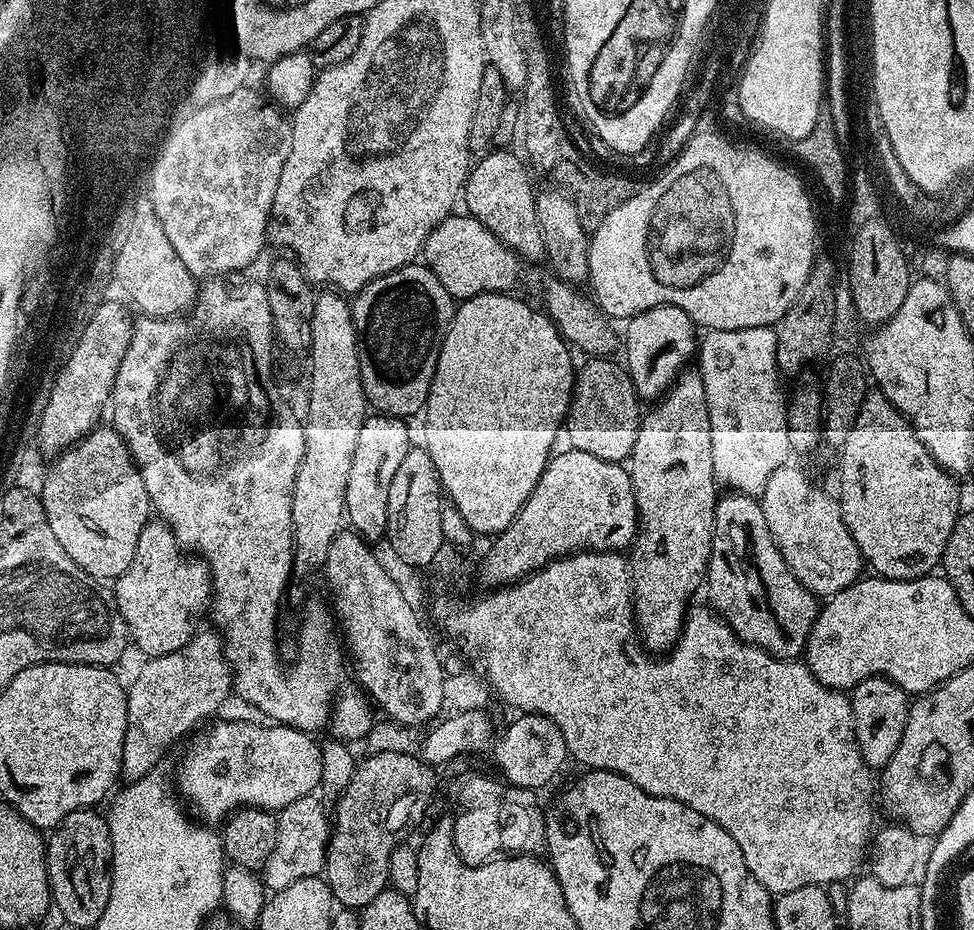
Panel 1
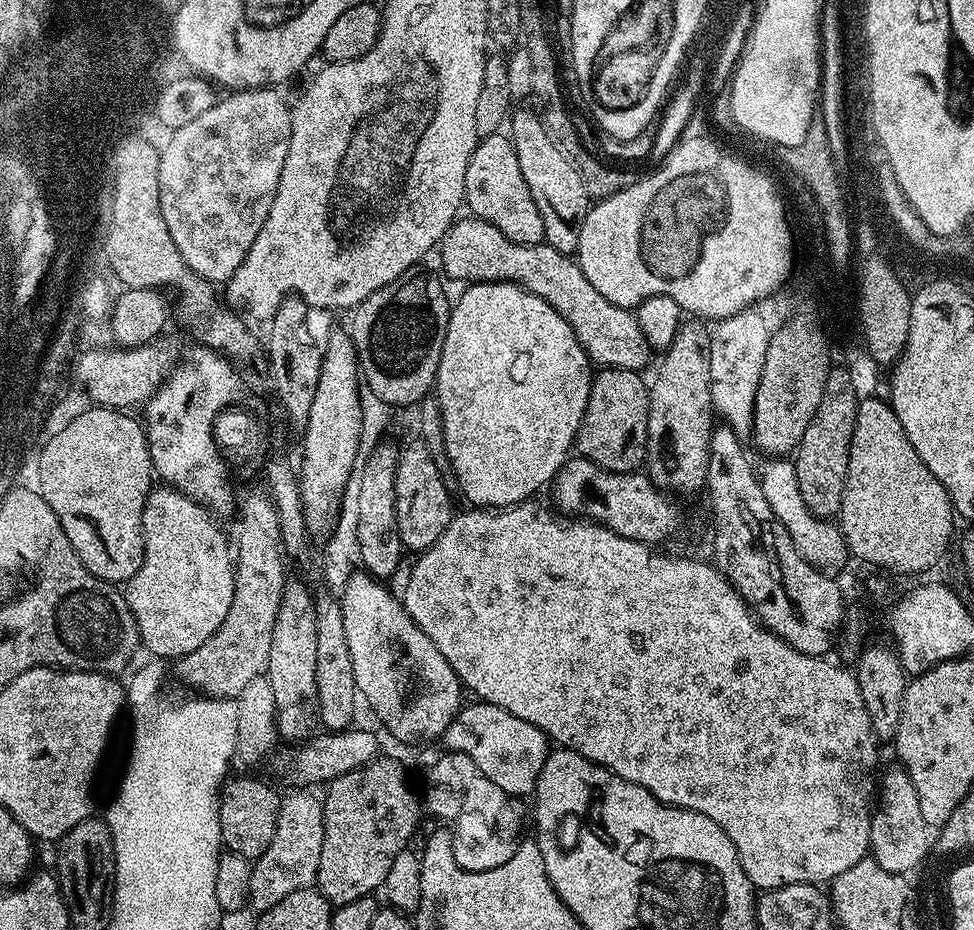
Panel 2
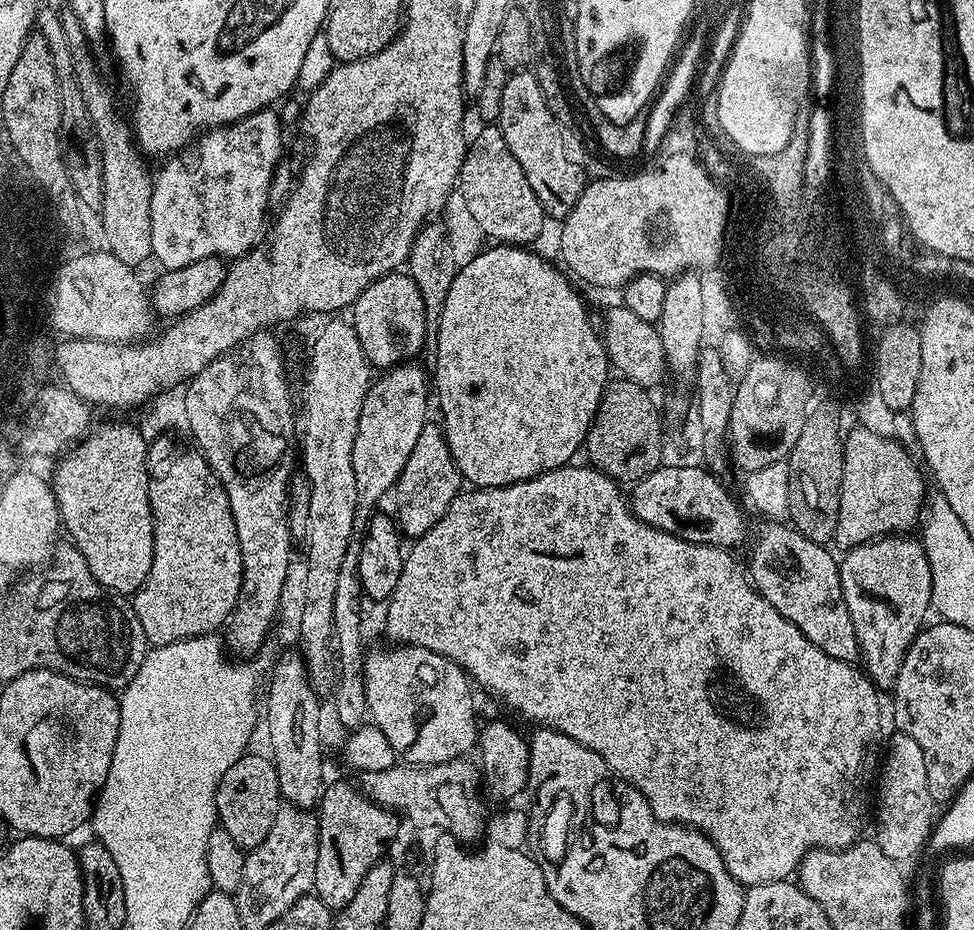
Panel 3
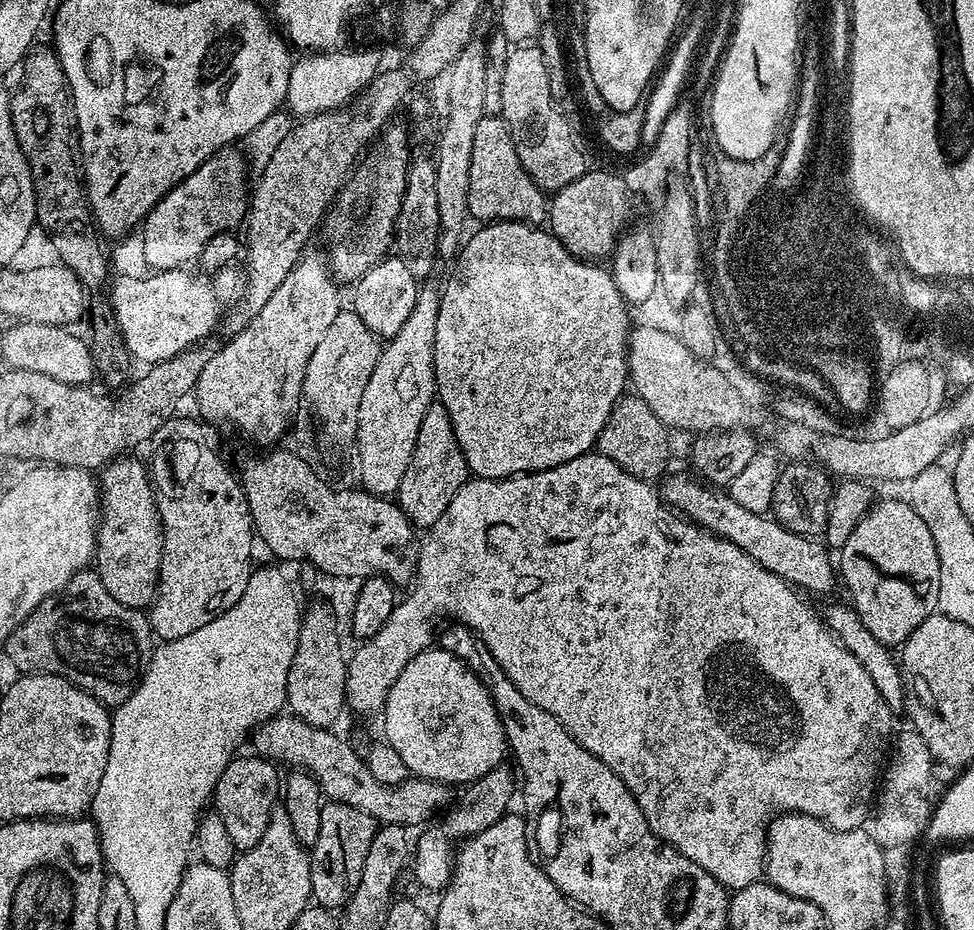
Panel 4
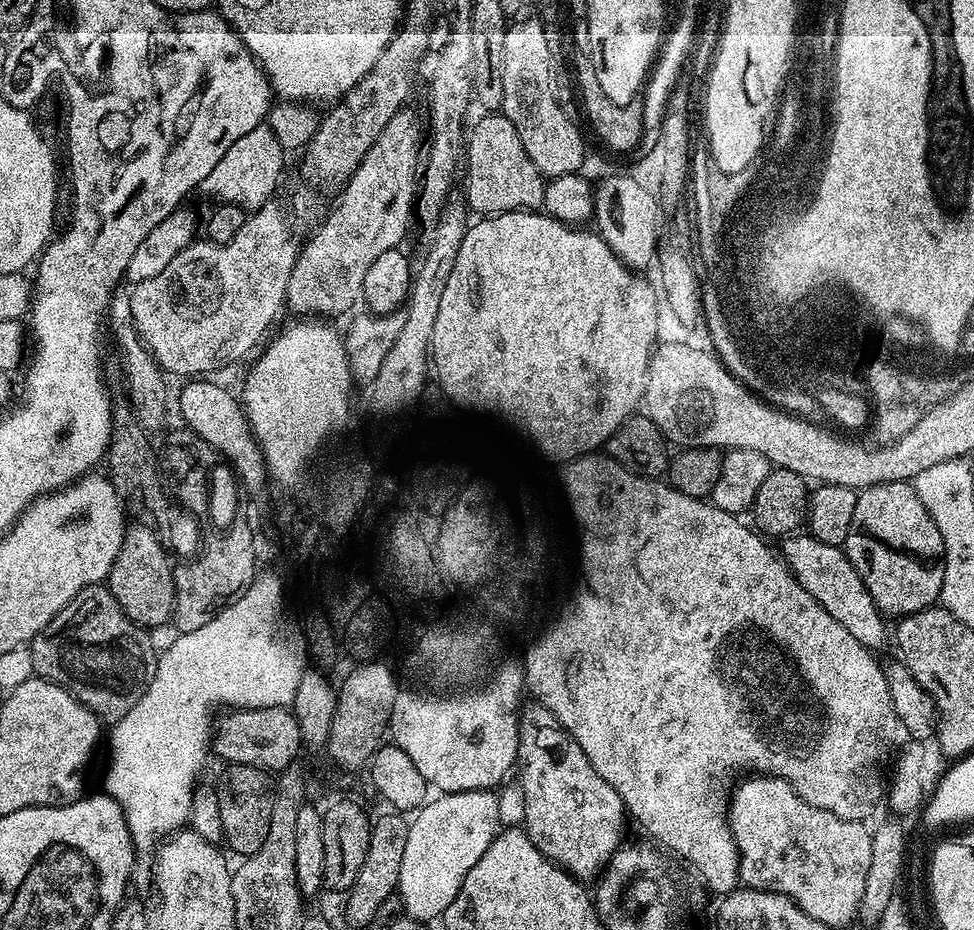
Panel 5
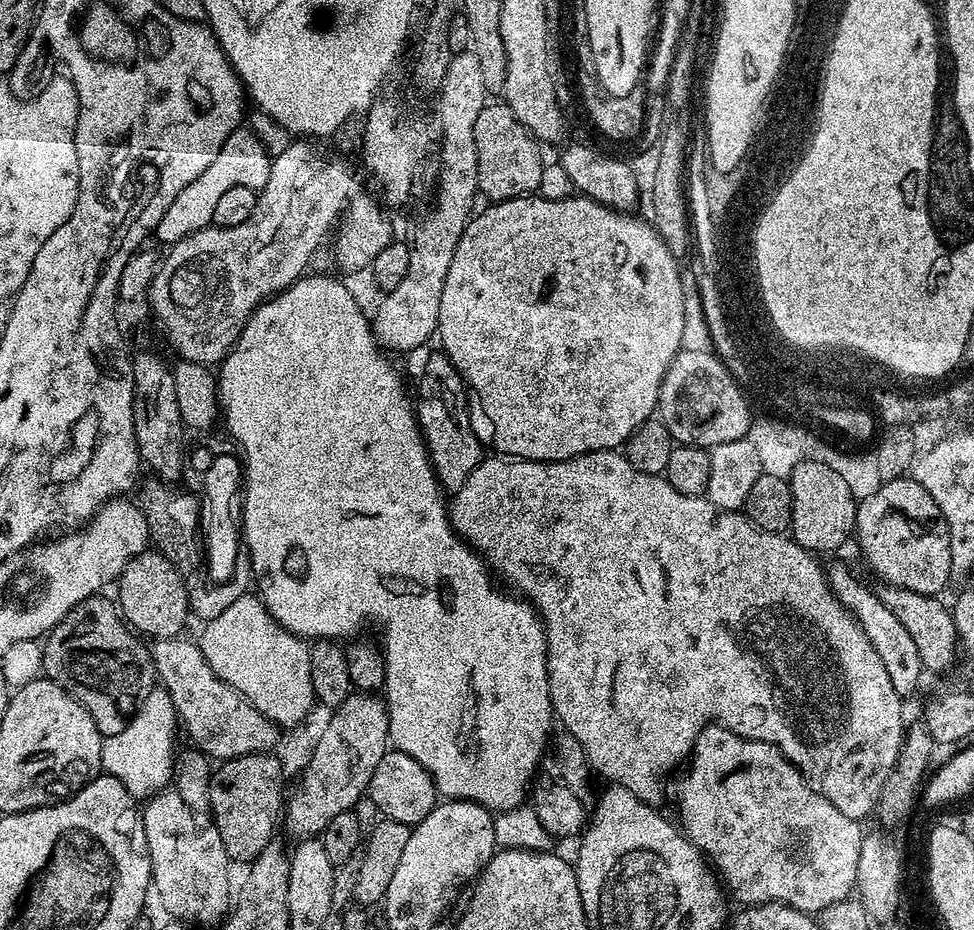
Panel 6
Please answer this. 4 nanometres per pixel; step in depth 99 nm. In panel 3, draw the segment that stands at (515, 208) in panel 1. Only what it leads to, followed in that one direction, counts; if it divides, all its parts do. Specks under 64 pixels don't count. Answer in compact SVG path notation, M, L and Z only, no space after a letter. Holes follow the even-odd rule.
M484 126L473 140L471 137L460 167L458 187L485 237L493 236L493 241L513 246L528 246L531 240L539 238L546 221L544 207L538 202L538 194L534 194L526 174L522 174L518 158L510 154L500 127Z

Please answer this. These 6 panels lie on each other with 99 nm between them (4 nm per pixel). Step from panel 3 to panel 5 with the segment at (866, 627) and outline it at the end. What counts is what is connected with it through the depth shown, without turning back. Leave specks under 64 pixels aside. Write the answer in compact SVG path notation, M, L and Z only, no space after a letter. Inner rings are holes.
M909 481L871 484L863 489L857 495L854 518L850 522L842 547L854 570L858 570L858 578L866 582L870 598L874 598L885 617L903 618L915 612L924 612L939 601L944 577L942 534L926 506L922 506L922 498L918 498L915 487Z

